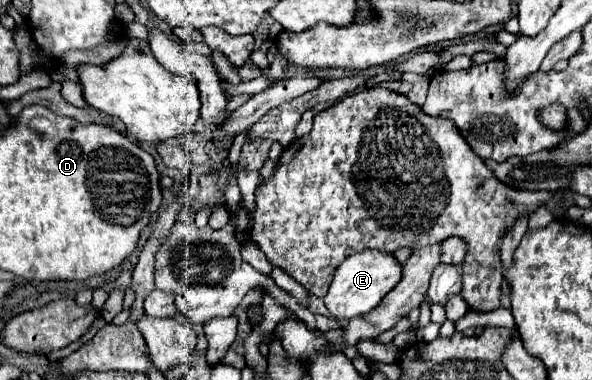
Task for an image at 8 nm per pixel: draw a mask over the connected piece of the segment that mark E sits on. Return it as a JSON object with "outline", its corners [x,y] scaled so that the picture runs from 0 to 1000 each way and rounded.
{"outline":[[[645,661],[601,666],[595,676],[588,676],[568,708],[554,776],[547,782],[547,803],[554,808],[554,818],[564,839],[595,839],[595,834],[615,829],[625,813],[639,808],[645,782],[669,755],[676,729],[679,729],[676,692],[659,666],[645,666]]]}

